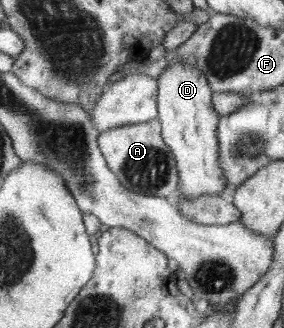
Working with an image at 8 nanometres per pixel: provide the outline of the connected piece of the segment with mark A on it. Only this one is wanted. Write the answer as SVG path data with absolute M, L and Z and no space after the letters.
M161 120L116 127L99 135L99 147L111 169L128 190L146 196L175 197L180 190L179 166L163 137Z

